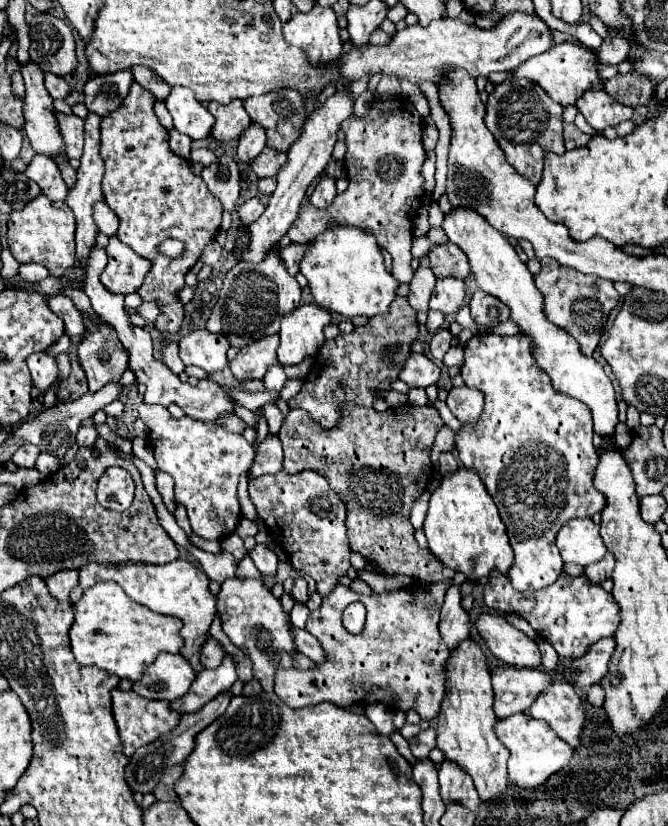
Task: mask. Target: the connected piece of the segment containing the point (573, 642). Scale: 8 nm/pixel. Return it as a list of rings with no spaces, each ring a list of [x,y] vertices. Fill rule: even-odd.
[[[491,571],[489,583],[483,591],[483,601],[493,611],[515,613],[529,621],[529,625],[549,641],[559,655],[585,655],[589,643],[611,637],[617,629],[617,601],[601,585],[593,585],[585,575],[571,577],[561,573],[559,579],[545,589],[515,591],[507,575]]]

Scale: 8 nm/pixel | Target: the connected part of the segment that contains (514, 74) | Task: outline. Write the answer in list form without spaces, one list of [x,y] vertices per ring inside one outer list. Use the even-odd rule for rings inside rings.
[[[561,43],[557,47],[553,47],[553,51],[547,51],[547,53],[541,53],[533,59],[527,59],[525,63],[521,63],[517,69],[513,71],[503,71],[503,73],[491,73],[487,79],[489,83],[493,85],[499,85],[507,79],[529,79],[533,81],[535,85],[539,85],[555,103],[559,103],[561,107],[567,107],[567,105],[575,105],[575,101],[587,91],[587,89],[597,89],[597,87],[603,87],[603,81],[599,79],[597,75],[597,57],[585,49],[585,47],[579,47],[579,45],[573,45],[573,43]]]

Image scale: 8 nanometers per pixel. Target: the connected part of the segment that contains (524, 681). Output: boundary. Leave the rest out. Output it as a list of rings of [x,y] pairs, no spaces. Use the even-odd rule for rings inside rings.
[[[497,665],[491,669],[493,681],[493,711],[499,719],[505,719],[513,713],[527,711],[537,699],[539,691],[543,691],[549,683],[551,673],[537,671],[537,669],[521,669],[513,665]]]

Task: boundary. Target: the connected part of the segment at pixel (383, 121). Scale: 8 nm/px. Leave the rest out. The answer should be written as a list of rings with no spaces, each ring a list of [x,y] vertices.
[[[375,99],[365,117],[351,115],[341,123],[341,129],[345,131],[347,145],[345,171],[349,187],[345,193],[337,195],[327,209],[317,209],[305,201],[299,209],[299,217],[287,231],[287,237],[291,243],[309,243],[333,221],[363,227],[375,235],[381,249],[391,253],[393,277],[399,283],[409,283],[413,279],[411,225],[423,205],[423,121],[413,107],[397,105],[397,99]]]

